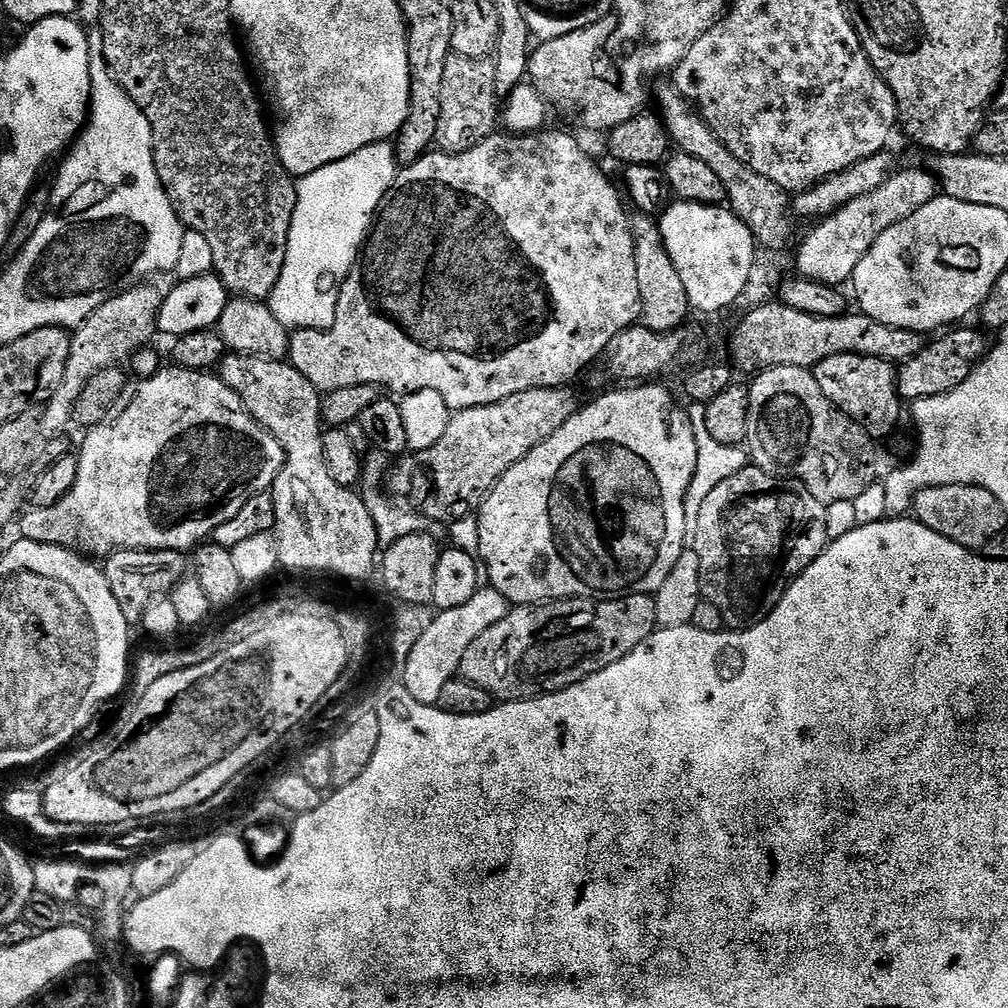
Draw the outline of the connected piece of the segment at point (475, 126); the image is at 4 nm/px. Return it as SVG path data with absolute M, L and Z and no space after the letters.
M455 54L448 57L446 70L442 70L442 110L436 131L435 147L441 152L465 152L486 137L493 135L498 128L498 97L496 94L496 66L491 59L475 60Z

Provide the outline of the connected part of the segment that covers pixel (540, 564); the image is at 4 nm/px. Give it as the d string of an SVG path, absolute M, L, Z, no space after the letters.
M644 382L639 386L624 386L621 392L608 392L597 398L593 404L585 403L546 442L542 442L526 458L522 458L488 492L488 497L478 509L480 521L476 524L476 540L480 543L479 559L482 561L486 580L498 589L509 605L546 604L554 600L611 600L618 596L642 594L652 596L660 589L662 582L674 570L674 562L686 551L686 494L698 466L698 442L694 438L692 424L687 411L676 405L676 400L658 382Z

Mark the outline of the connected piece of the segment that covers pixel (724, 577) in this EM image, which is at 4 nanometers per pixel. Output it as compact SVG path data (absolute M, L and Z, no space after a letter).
M749 466L738 470L731 478L726 478L726 482L721 482L719 486L714 486L714 491L702 502L702 511L698 513L698 530L694 537L694 551L698 554L698 562L702 566L702 597L714 606L718 606L722 614L725 625L732 630L743 630L753 628L756 624L761 624L768 615L778 606L778 602L784 597L784 591L788 585L800 576L813 564L817 558L824 553L830 541L826 534L826 505L818 502L810 490L801 484L799 480L789 480L783 476L771 476L760 468Z

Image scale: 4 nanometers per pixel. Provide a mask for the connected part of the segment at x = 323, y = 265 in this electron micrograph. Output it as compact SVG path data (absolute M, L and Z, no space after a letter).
M385 142L371 144L365 151L350 154L350 158L330 162L330 166L322 166L322 170L314 170L314 174L299 177L295 190L296 209L290 226L290 242L286 250L286 266L282 266L278 286L274 286L270 297L274 318L278 318L282 326L286 326L289 330L297 328L327 330L334 326L340 287L352 273L352 267L356 265L356 257L364 246L376 209L379 208L382 198L390 190L392 183L396 181L397 171L395 147Z

